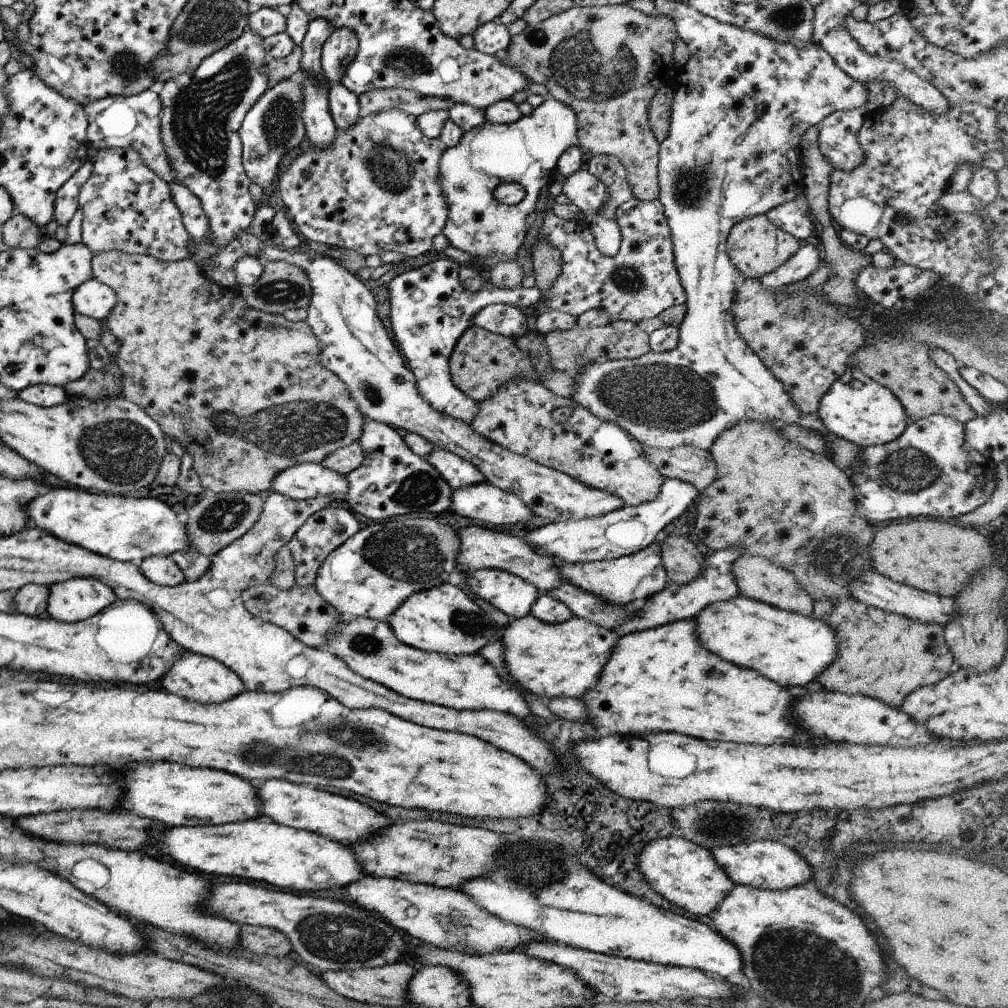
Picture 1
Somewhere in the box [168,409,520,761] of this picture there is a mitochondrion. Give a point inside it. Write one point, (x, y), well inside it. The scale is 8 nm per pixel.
(405, 553)

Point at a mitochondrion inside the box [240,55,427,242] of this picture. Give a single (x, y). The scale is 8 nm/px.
(279, 122)

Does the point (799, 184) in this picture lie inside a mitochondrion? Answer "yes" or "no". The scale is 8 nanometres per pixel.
no

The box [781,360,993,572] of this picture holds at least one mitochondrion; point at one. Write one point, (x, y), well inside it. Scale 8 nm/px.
(911, 471)

